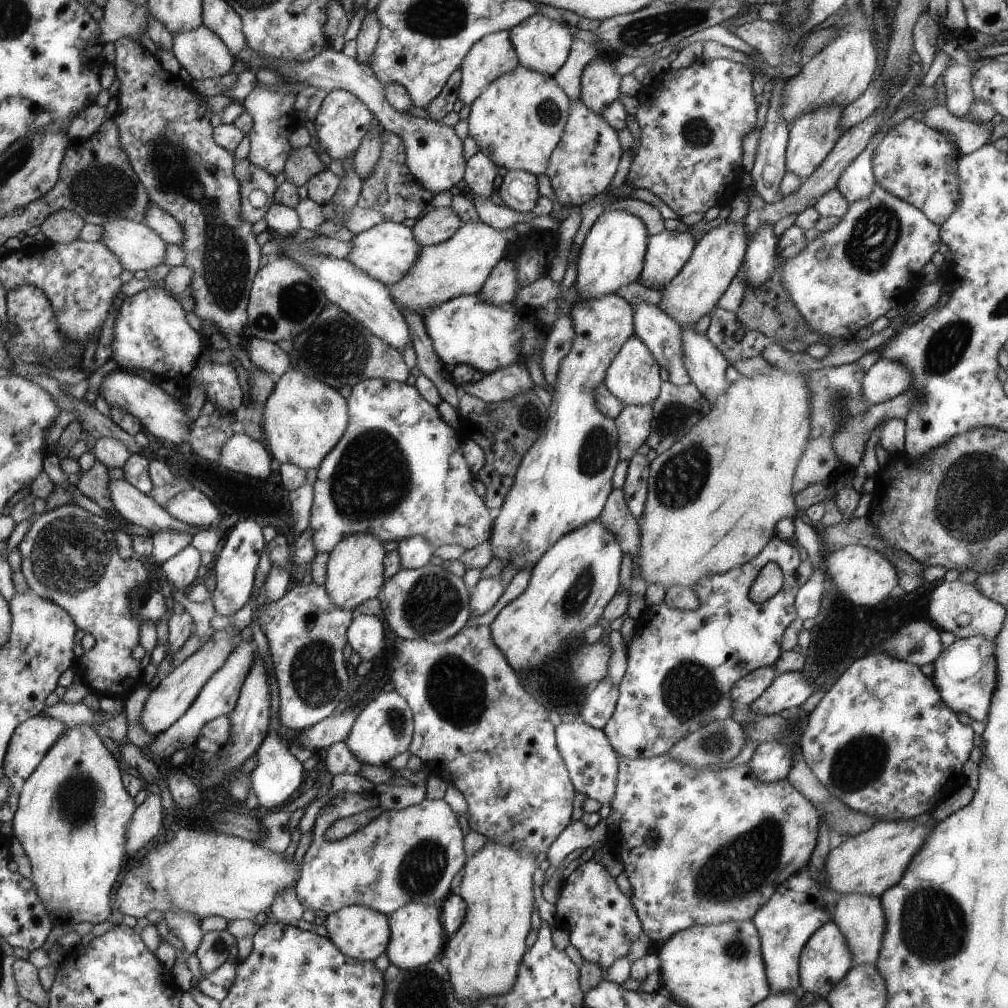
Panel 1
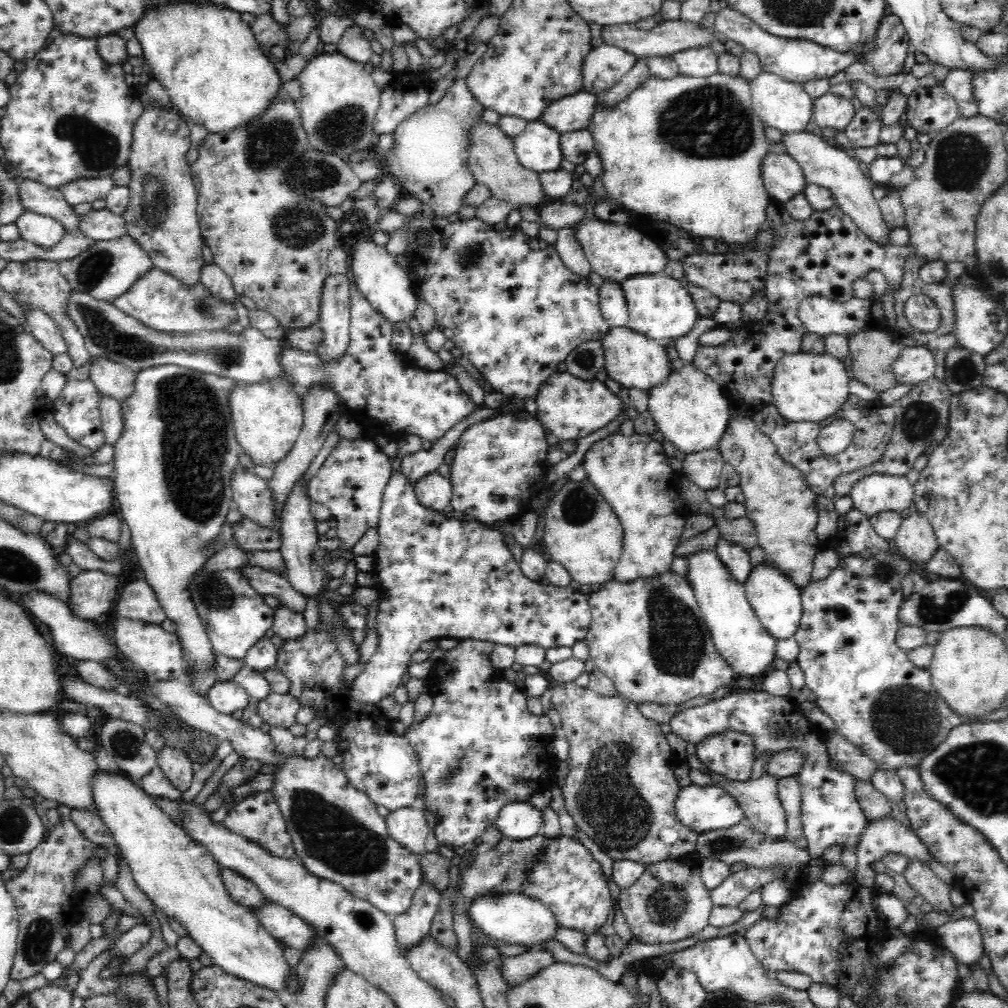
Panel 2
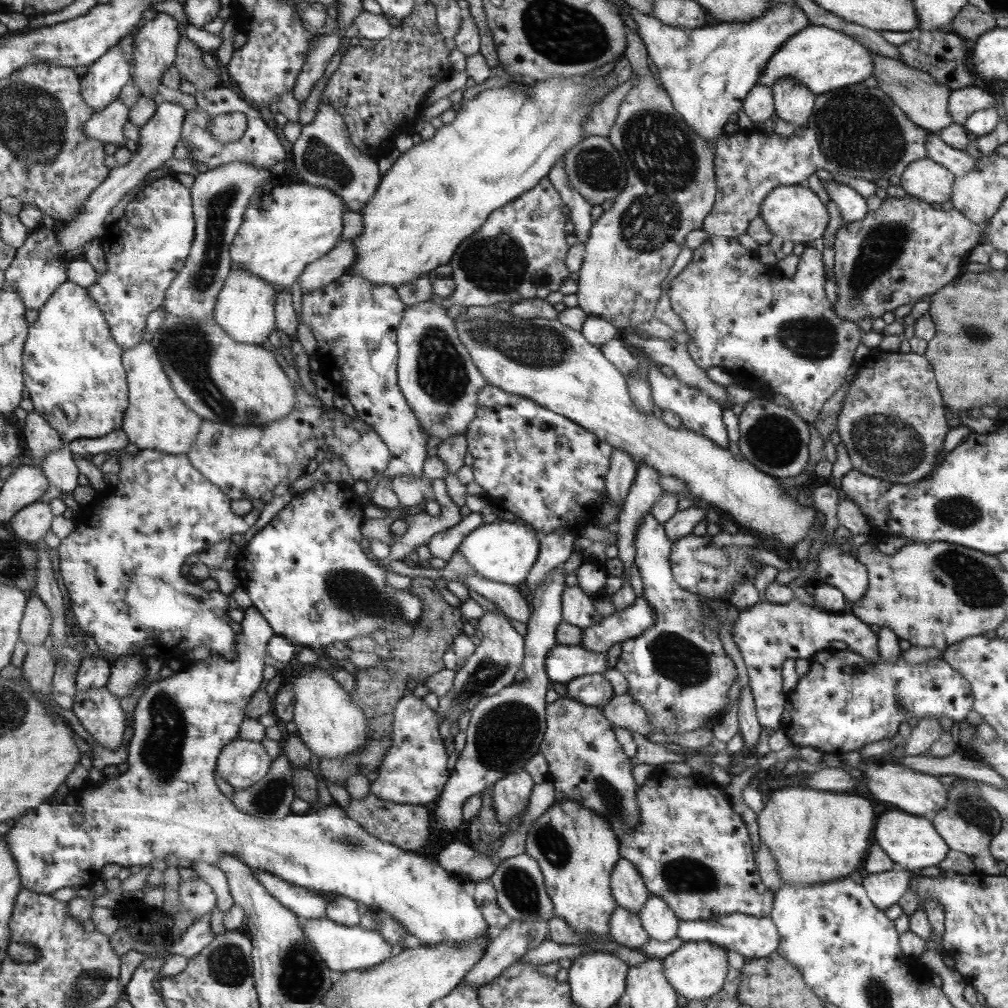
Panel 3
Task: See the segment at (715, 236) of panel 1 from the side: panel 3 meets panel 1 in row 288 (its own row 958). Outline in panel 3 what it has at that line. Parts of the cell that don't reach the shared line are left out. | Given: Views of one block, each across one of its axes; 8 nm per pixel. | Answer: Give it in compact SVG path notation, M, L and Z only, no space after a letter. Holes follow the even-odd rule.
M707 940L701 942L684 942L675 952L663 959L665 980L683 998L691 1000L706 1000L716 995L724 984L728 974L726 949Z

